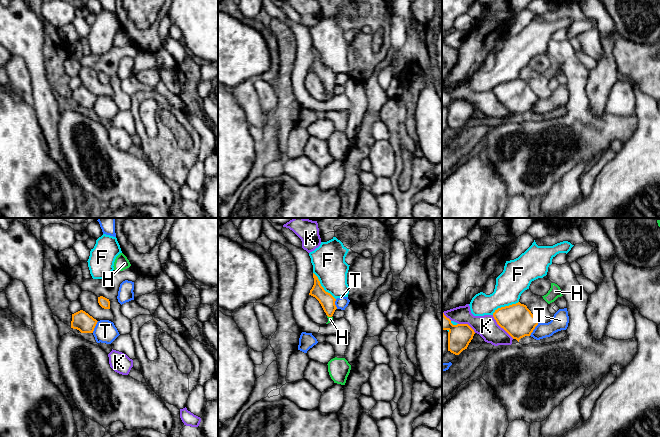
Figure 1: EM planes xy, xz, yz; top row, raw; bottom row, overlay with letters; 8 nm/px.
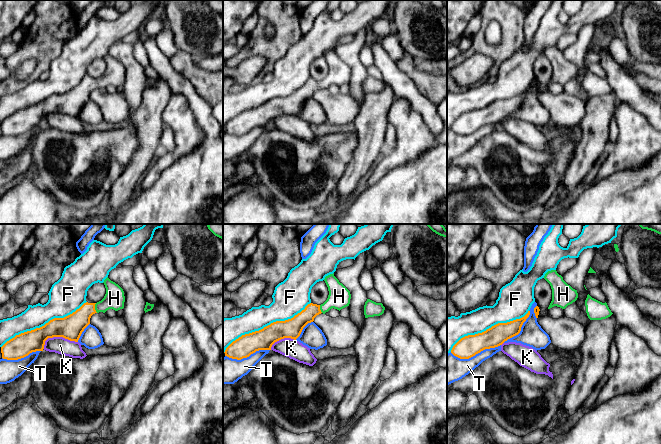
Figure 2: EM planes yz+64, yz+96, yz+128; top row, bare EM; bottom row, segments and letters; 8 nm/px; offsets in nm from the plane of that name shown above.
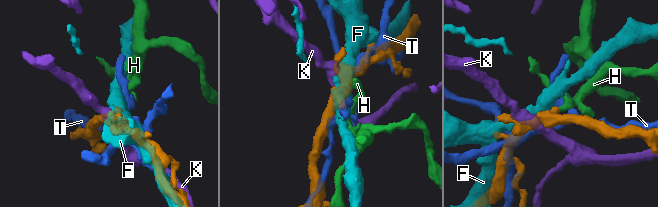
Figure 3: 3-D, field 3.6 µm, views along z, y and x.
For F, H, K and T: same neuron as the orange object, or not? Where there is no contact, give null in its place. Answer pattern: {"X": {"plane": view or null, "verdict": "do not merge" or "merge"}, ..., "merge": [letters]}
{"F": {"plane": "xz", "verdict": "do not merge"}, "H": {"plane": "xz", "verdict": "merge"}, "K": {"plane": "yz", "verdict": "do not merge"}, "T": {"plane": "yz", "verdict": "do not merge"}, "merge": ["H"]}

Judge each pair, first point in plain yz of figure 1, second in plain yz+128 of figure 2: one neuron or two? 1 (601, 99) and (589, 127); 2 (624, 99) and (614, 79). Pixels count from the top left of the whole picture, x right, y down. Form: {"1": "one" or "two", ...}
{"1": "one", "2": "two"}

